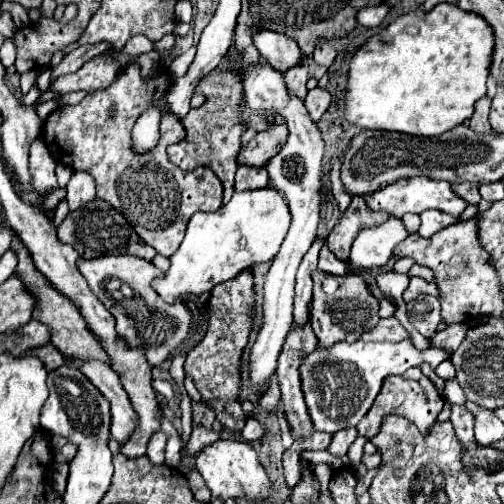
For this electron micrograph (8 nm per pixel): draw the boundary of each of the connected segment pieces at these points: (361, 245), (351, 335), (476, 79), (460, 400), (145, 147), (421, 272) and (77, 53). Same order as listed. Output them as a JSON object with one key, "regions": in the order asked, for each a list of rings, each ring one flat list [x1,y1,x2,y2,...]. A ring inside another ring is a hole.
{"regions":[[[390,217,388,221,376,227,366,227,352,243,350,263,356,269,382,267,388,263,392,249,406,237,408,237,408,231,402,219,396,219,396,217]],[[324,271,312,273,314,281,314,297,312,297,312,309,310,309,310,325,318,337,320,347,334,345,336,341,354,343,360,339,362,331,372,329,380,317,378,317,378,299,370,293,368,285,358,275,326,275]],[[440,3,424,15,410,11,396,17,352,53,344,95,344,119,360,129,398,131,410,137,438,137,470,119,474,103,484,97,492,45,494,37,488,23,476,13,462,11,458,5]],[[448,379,446,381,446,393,444,395,446,395,446,401,450,401,450,403,456,403,456,405,464,405,466,403,464,391,460,389,456,379]],[[150,105,136,121,132,129,132,151,134,153,148,153,156,147,160,139,160,121,162,111,158,105]],[[414,264,407,275,409,276,409,278,420,277,429,282,434,281,433,271,431,269,428,269,428,267,424,267,418,264]],[[100,43,100,45,90,45,90,47,76,47,72,53,68,53,60,65,52,67,52,81,60,75,68,75,68,73,76,73,86,61,90,61,92,57,100,55,108,45]]]}

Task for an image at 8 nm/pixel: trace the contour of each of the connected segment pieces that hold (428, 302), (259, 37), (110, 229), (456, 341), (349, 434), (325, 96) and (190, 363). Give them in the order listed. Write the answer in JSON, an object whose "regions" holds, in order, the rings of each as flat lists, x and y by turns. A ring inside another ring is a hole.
{"regions":[[[422,295,414,301,408,303,408,319,424,337,432,337,440,323,440,301,432,295]],[[264,29,264,31,252,33,252,41,254,41,256,49,260,51,260,55,274,69,286,71,292,65,296,65,296,61,302,61,302,53,298,49,298,43,284,33]],[[92,199,82,209,70,211,68,217,62,221,62,225,58,227,58,237,60,237,60,241,72,245,82,259,126,253,126,255,136,255,136,257,150,261,156,255,156,251,150,245,146,245,144,241,140,241,140,237,134,233,134,229,128,223,124,223,124,217,114,207,110,207,110,203,106,203,102,199]],[[456,323,456,325,448,325,444,331,436,333,432,339,434,339,434,347,444,347,444,349,450,349,454,351,466,337,466,331,468,327,464,323]],[[344,429,344,431,340,431,340,433,334,433,334,435,332,435,332,441,330,441,330,445,328,445,328,451,330,451,332,455,338,455,338,457,346,455,346,453,348,453,348,447,354,443,356,435,358,435,356,429]],[[316,87,316,89,312,89,312,91,306,93,304,105,306,105,306,109,308,109,312,121,318,121,318,119,322,117,322,113,328,109,330,101,332,101,332,95,330,95,326,89]],[[250,269,244,273,238,273,232,281,220,283,210,291,208,297,208,315,210,325,204,335,204,339,194,347,194,351,188,353,186,359,186,373,194,377,196,389,202,395,202,401,214,409,216,419,228,429,228,431,242,431,246,425,246,415,240,405,240,369,242,369,242,353,248,345,248,337,252,331,254,321,254,279]]]}

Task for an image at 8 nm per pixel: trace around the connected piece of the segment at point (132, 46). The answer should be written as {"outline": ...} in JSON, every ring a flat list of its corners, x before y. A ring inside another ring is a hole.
{"outline":[[135,35,127,41,127,44,121,52,134,56,141,53,148,53,153,50,154,42,150,41,144,35]]}

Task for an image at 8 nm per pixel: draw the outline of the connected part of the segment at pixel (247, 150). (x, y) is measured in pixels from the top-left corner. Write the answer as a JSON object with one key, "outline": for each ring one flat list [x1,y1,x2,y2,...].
{"outline":[[276,125,270,127,262,133,258,133,246,147,240,149,238,153,238,165,248,165,248,167,260,167,264,165,272,155,278,153,278,145,282,145,288,137,288,127,286,125]]}

